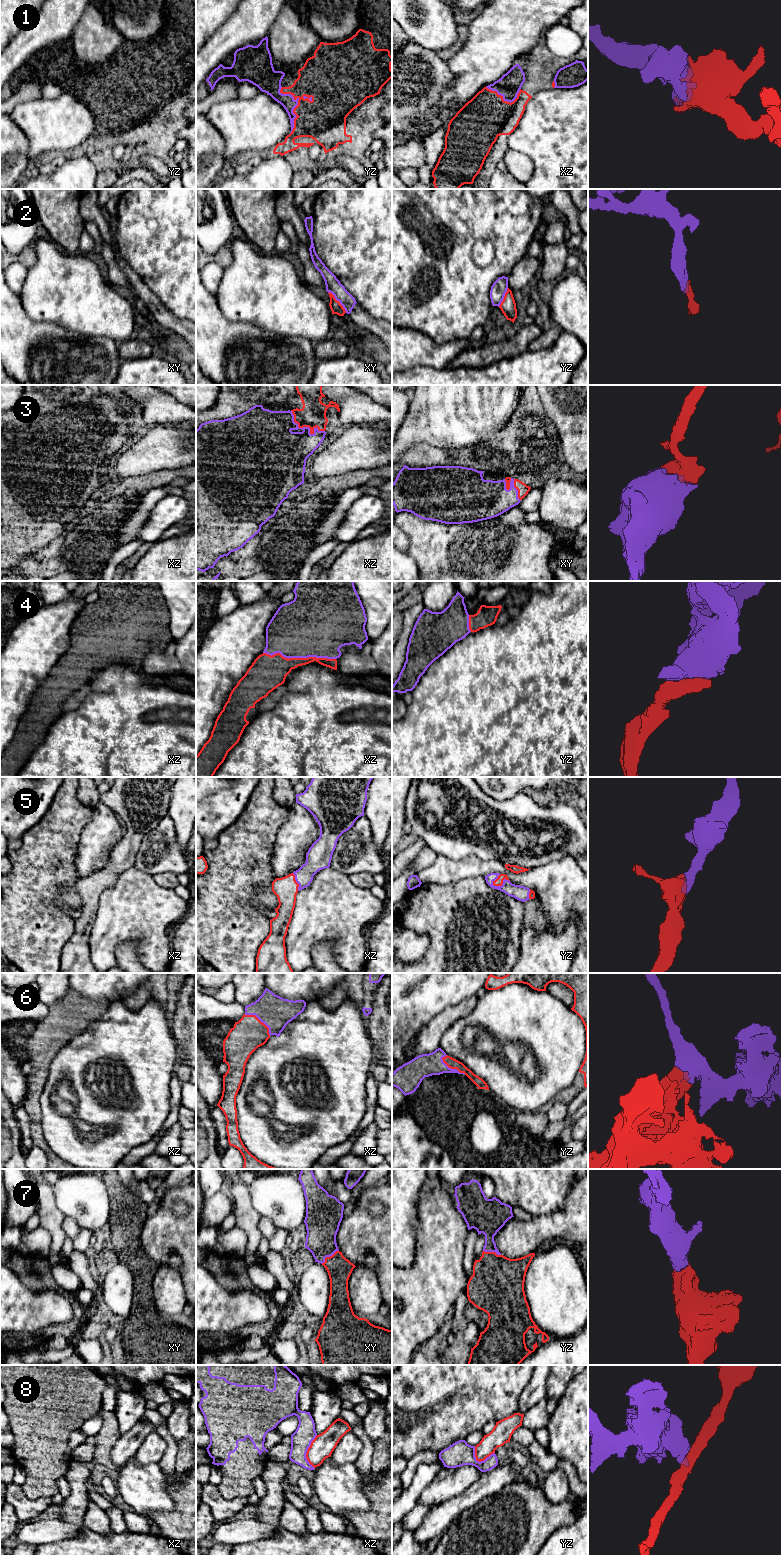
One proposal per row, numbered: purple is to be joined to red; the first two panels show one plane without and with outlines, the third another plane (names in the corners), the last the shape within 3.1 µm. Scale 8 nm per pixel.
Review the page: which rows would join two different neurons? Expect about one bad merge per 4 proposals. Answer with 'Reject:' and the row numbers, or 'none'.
Reject: 2, 8

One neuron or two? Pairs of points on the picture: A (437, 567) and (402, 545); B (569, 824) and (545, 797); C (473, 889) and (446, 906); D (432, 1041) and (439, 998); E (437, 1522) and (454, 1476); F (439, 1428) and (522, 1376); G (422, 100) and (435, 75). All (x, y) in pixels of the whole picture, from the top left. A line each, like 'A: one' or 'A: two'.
A: two
B: two
C: one
D: two
E: two
F: one
G: one

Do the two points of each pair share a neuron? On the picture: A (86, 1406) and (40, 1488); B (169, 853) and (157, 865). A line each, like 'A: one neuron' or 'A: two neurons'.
A: one neuron
B: one neuron

